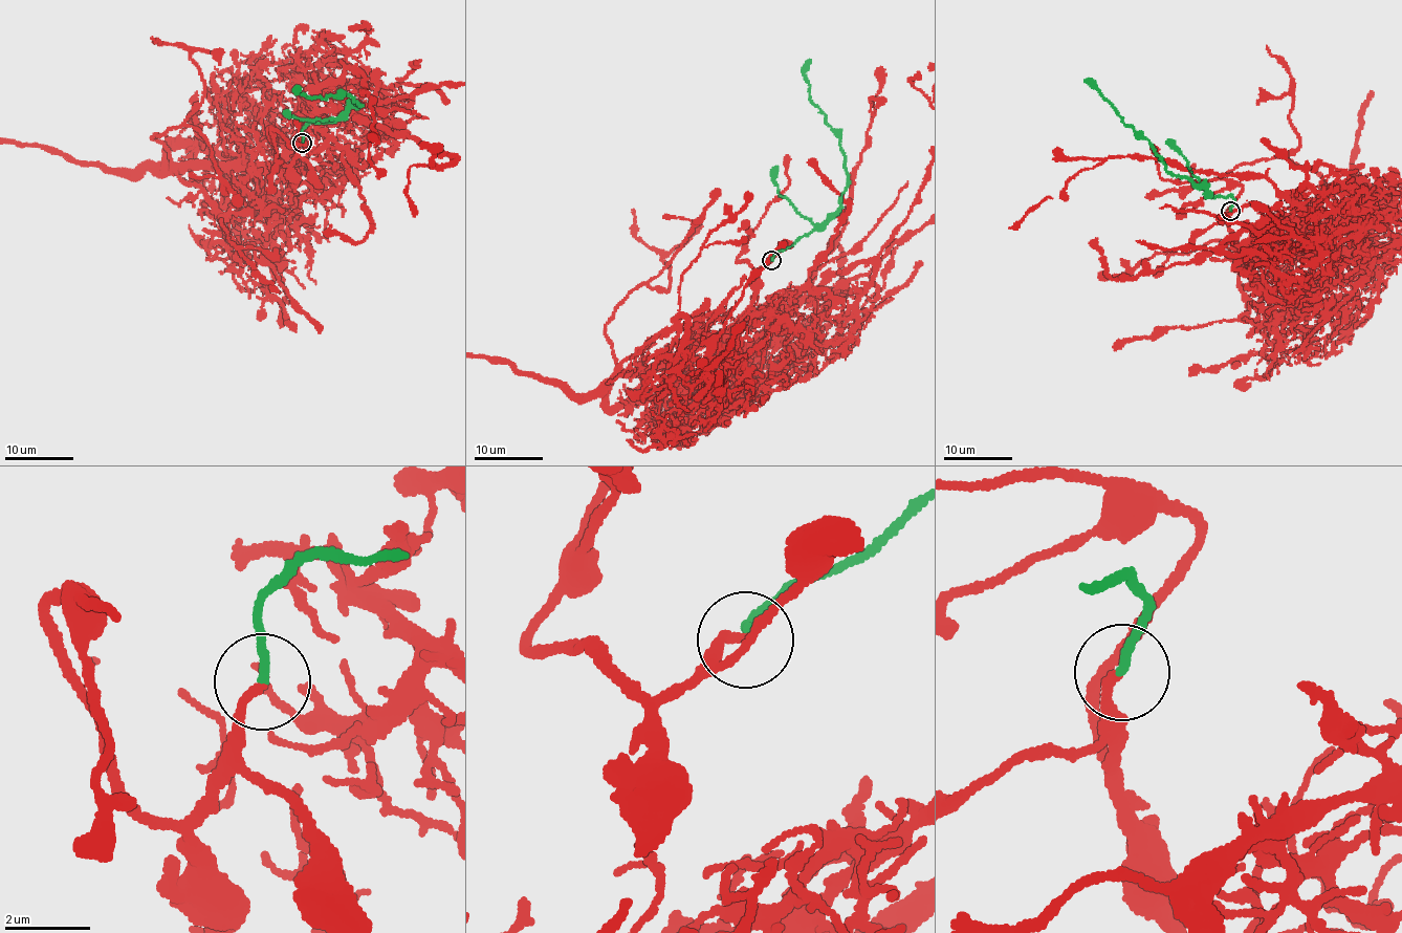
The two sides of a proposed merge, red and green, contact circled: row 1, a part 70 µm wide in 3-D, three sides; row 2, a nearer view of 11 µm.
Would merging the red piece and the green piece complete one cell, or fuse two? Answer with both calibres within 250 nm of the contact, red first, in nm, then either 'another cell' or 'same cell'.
200/200 nm | same cell

